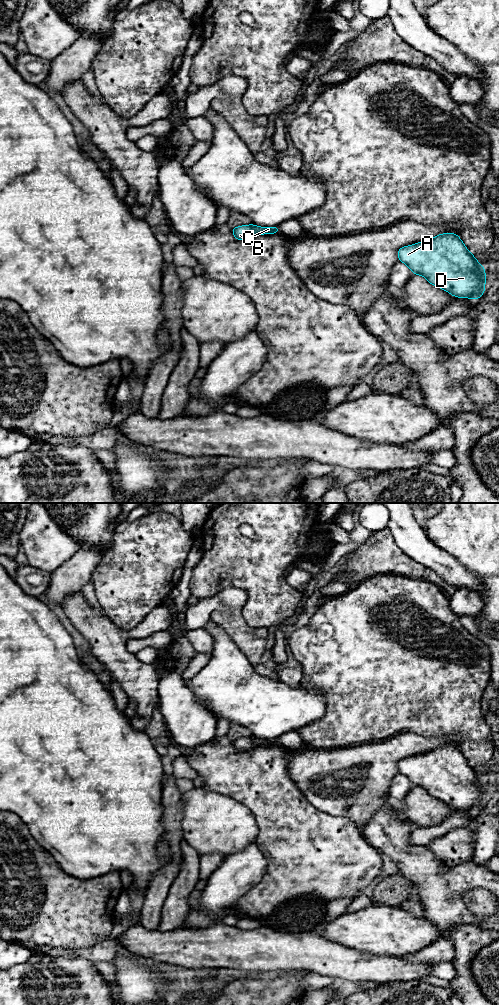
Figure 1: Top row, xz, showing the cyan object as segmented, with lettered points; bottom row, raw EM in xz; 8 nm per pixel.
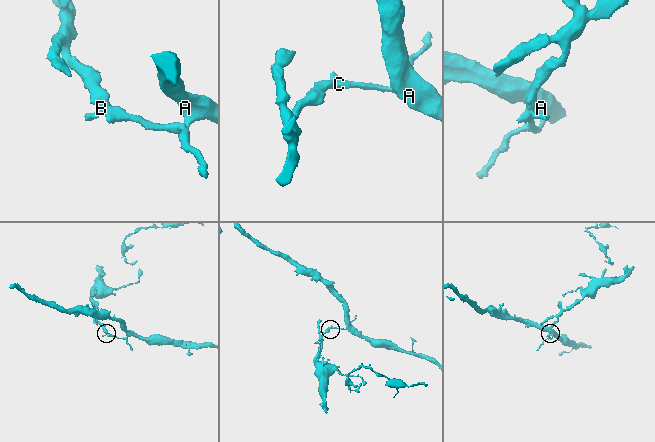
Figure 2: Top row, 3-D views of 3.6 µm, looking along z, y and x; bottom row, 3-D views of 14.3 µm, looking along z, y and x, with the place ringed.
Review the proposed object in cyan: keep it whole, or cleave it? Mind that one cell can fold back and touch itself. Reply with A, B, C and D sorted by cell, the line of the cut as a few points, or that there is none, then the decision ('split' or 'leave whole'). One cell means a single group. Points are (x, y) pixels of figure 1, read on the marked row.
A C D / B | xz (250, 225), (253, 234) | split

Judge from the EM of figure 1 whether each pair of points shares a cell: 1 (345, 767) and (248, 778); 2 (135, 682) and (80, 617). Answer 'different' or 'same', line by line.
1: different
2: same

